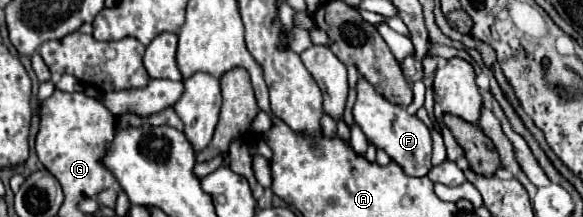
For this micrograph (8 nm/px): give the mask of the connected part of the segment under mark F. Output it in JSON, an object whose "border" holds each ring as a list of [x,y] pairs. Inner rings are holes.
{"border":[[[365,78],[357,80],[357,102],[353,106],[353,118],[361,126],[365,138],[377,148],[383,148],[391,156],[391,160],[395,160],[405,170],[405,174],[425,176],[429,172],[433,150],[429,128],[399,104],[389,104],[389,100],[385,100],[385,96],[381,96]]]}

